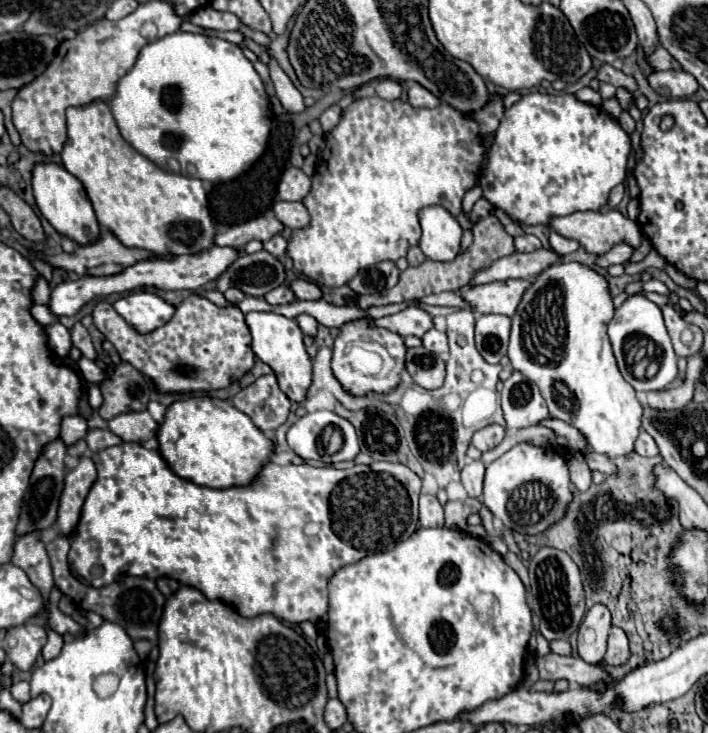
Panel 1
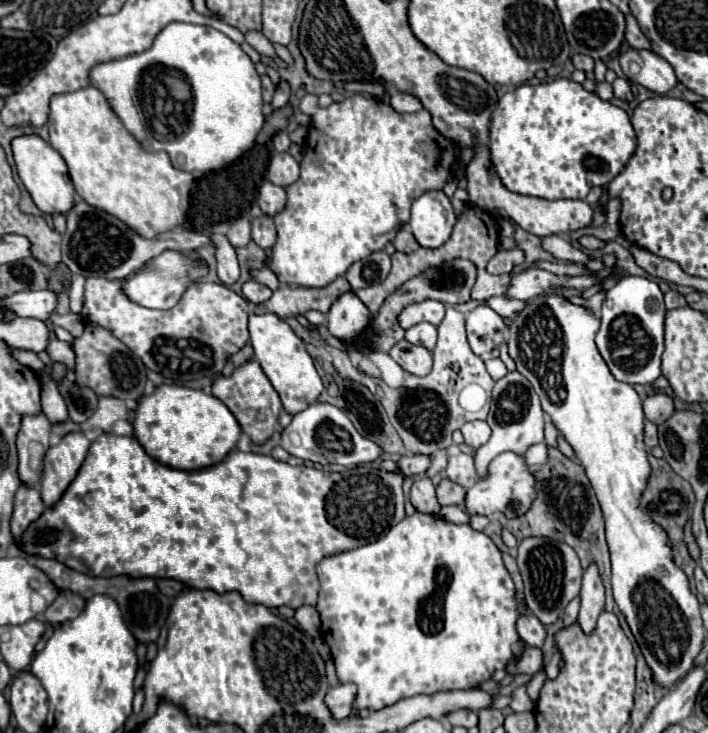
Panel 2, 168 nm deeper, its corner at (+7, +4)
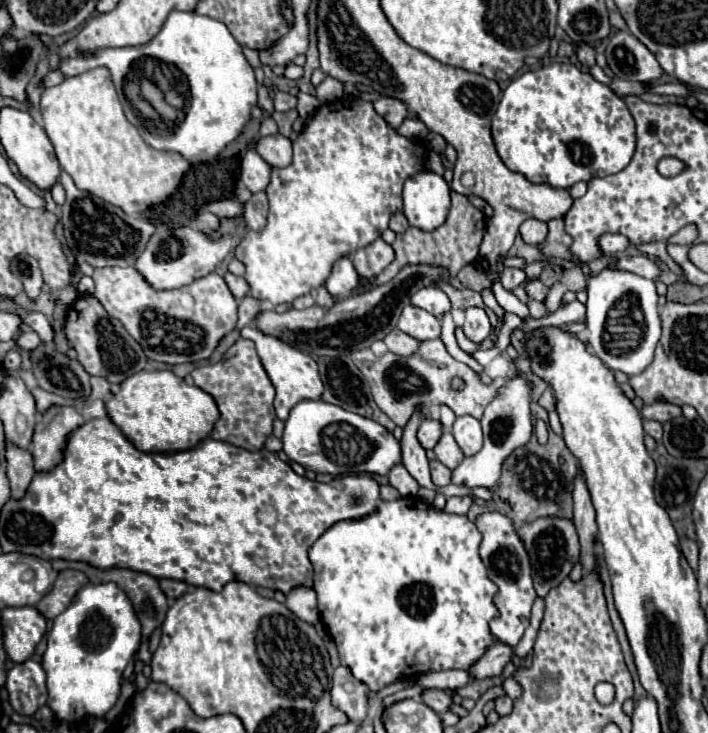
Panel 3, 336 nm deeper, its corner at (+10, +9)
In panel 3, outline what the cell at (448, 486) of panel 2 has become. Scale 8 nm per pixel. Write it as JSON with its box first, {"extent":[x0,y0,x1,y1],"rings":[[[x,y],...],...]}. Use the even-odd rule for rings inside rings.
{"extent":[430,460,450,486],"rings":[[[432,460],[432,462],[430,462],[430,470],[432,470],[432,482],[434,482],[436,486],[446,486],[446,484],[450,484],[450,470],[448,470],[442,462]]]}

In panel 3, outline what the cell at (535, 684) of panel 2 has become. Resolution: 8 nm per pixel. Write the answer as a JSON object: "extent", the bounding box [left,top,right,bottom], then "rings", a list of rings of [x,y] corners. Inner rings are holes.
{"extent":[500,678,522,700],"rings":[[[504,678],[500,686],[504,688],[504,692],[506,692],[506,694],[508,694],[512,700],[516,700],[516,698],[520,696],[520,692],[522,692],[522,688],[518,686],[518,682],[516,682],[514,678]]]}

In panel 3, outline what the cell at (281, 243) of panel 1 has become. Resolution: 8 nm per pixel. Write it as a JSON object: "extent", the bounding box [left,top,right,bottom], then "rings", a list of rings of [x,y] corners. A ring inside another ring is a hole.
{"extent":[244,192,268,230],"rings":[[[264,192],[252,194],[252,198],[244,204],[244,220],[250,230],[260,230],[266,226],[268,216],[268,198]]]}

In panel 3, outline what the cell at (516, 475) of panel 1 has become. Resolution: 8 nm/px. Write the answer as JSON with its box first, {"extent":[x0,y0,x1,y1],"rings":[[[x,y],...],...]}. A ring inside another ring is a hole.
{"extent":[444,496,472,514],"rings":[[[454,496],[454,498],[448,498],[446,500],[446,506],[444,506],[444,512],[450,512],[450,514],[466,514],[468,508],[472,504],[472,498],[470,496]]]}

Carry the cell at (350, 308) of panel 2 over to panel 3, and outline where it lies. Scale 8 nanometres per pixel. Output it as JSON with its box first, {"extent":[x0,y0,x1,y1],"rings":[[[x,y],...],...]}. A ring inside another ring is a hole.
{"extent":[326,256,358,298],"rings":[[[342,256],[334,262],[332,272],[326,280],[326,288],[334,298],[346,298],[348,294],[354,292],[354,286],[358,282],[358,272],[354,270],[354,264],[348,256]]]}

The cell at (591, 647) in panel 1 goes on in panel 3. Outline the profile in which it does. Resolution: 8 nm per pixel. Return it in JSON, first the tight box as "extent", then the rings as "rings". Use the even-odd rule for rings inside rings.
{"extent":[572,472,596,572],"rings":[[[578,472],[574,478],[574,490],[572,490],[572,500],[574,500],[574,524],[580,536],[580,544],[582,544],[582,554],[580,554],[580,562],[584,564],[584,572],[594,570],[594,538],[596,538],[596,510],[590,502],[590,494],[584,482],[584,476]]]}

